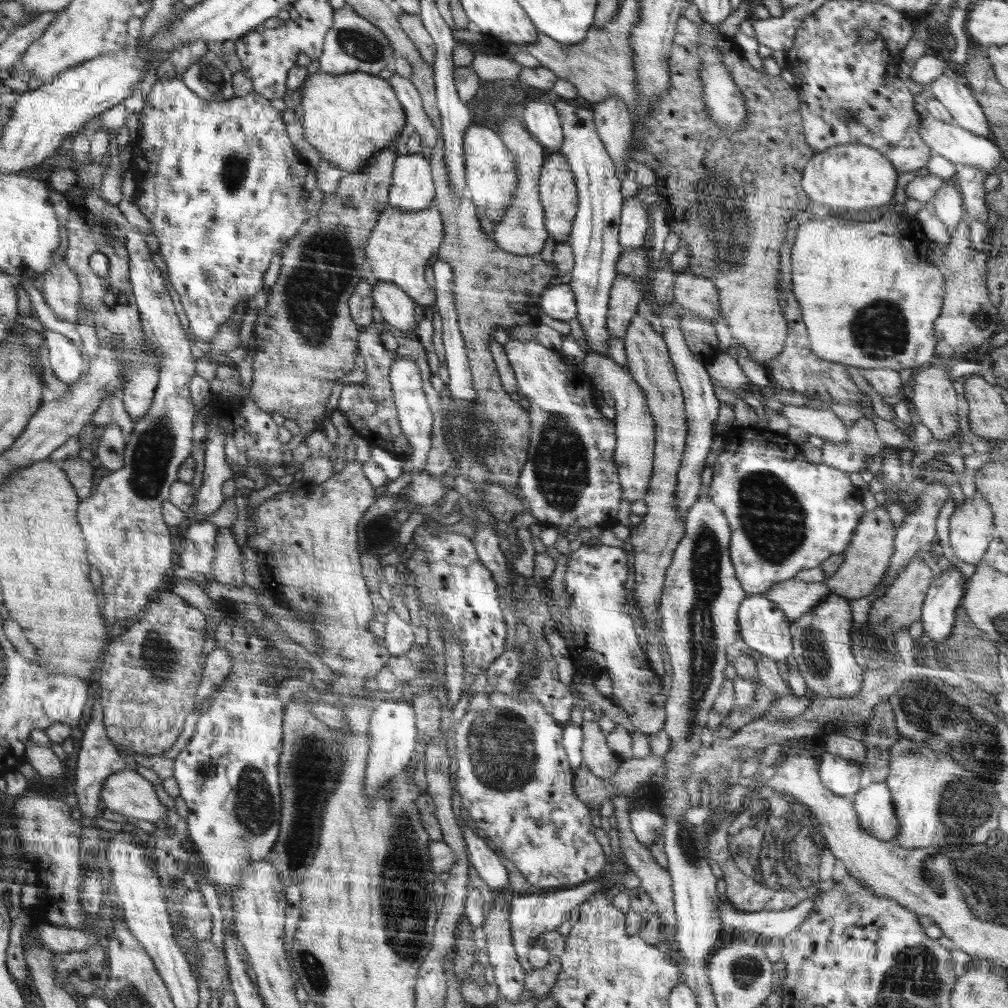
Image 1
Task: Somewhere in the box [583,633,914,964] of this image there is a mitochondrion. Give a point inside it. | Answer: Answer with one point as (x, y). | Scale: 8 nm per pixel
(781, 854)

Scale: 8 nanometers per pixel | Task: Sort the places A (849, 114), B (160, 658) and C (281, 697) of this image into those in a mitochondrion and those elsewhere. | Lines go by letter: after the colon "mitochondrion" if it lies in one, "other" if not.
A: mitochondrion
B: mitochondrion
C: other

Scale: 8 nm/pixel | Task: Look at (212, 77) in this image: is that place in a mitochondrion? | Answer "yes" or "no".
yes

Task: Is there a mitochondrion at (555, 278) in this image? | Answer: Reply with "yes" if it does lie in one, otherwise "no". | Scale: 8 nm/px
no

